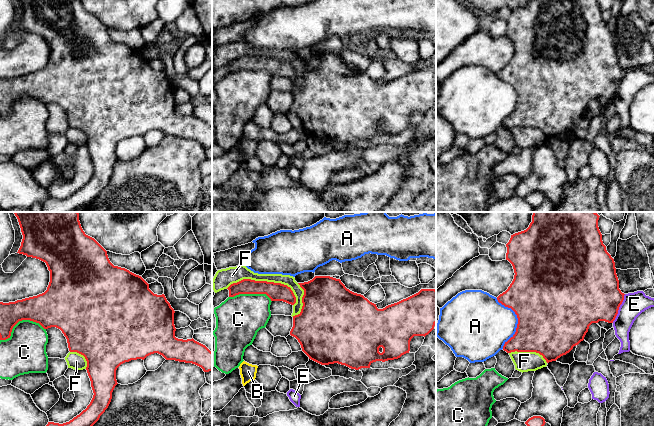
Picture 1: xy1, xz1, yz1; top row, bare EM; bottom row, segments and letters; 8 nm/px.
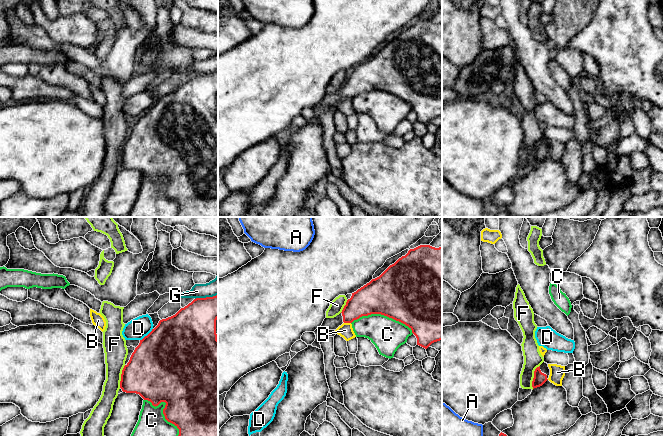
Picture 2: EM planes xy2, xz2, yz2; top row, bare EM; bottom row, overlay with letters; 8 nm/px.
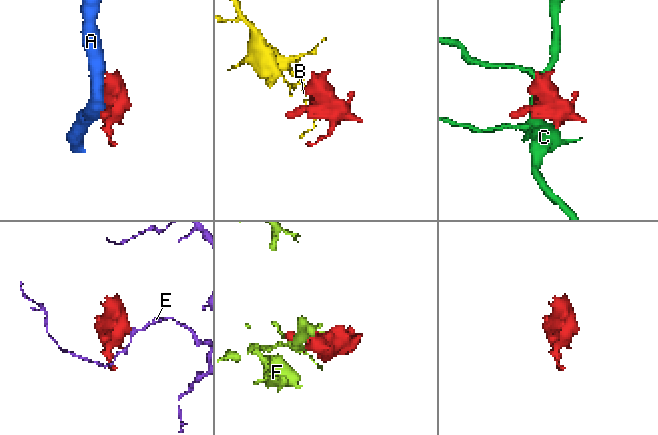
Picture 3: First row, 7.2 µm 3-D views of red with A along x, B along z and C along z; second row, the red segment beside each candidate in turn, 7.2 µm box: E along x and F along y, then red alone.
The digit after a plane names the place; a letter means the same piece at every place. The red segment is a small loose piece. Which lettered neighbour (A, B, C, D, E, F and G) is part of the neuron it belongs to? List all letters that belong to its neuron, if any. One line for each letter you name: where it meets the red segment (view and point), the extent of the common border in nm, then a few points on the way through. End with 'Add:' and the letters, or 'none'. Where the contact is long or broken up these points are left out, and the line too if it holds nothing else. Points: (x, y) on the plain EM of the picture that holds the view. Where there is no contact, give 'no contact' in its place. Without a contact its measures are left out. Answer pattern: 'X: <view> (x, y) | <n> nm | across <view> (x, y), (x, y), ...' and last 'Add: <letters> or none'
Add: none

